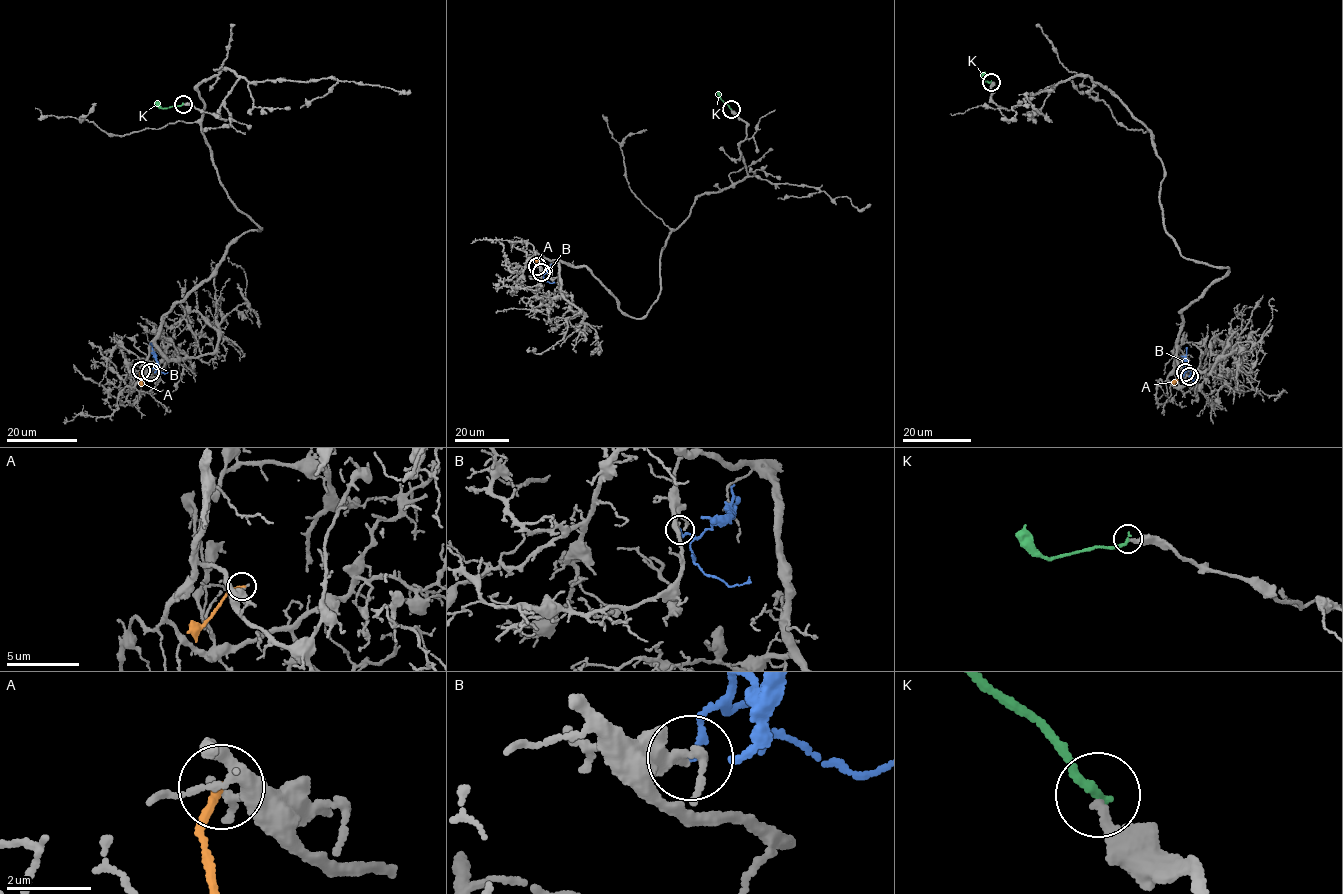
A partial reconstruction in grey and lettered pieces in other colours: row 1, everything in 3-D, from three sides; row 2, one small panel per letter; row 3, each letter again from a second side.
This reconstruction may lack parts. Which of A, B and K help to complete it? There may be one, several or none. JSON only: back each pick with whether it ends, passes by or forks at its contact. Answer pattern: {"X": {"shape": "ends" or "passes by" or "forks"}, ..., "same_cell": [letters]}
{"B": {"shape": "ends"}, "same_cell": ["B"]}

